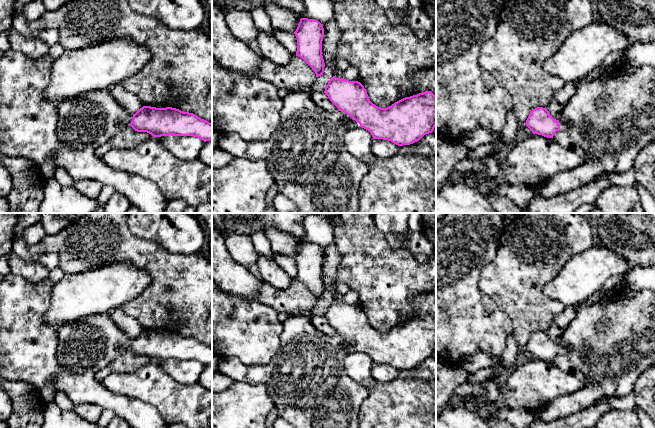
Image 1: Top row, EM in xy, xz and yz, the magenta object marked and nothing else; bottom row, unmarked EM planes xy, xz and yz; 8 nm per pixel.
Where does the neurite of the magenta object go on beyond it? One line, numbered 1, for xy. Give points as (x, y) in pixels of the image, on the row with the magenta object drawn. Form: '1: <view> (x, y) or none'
1: xy (86, 122)

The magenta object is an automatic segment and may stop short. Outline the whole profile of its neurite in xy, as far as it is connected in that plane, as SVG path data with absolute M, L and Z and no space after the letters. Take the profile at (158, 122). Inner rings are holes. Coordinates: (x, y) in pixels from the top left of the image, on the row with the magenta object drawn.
M109 89L90 91L72 100L55 104L58 114L56 134L60 148L49 160L54 169L64 169L75 182L94 180L103 186L110 186L124 195L131 206L137 207L142 213L162 213L168 200L150 179L117 171L106 165L102 158L97 156L97 149L128 126L137 132L147 132L153 137L174 135L198 137L204 142L212 140L212 123L193 113L172 107L143 106L135 114L130 114L114 99Z

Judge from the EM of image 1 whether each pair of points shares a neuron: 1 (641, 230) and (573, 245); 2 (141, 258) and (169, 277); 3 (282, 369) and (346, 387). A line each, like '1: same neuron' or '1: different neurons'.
1: different neurons
2: same neuron
3: same neuron

